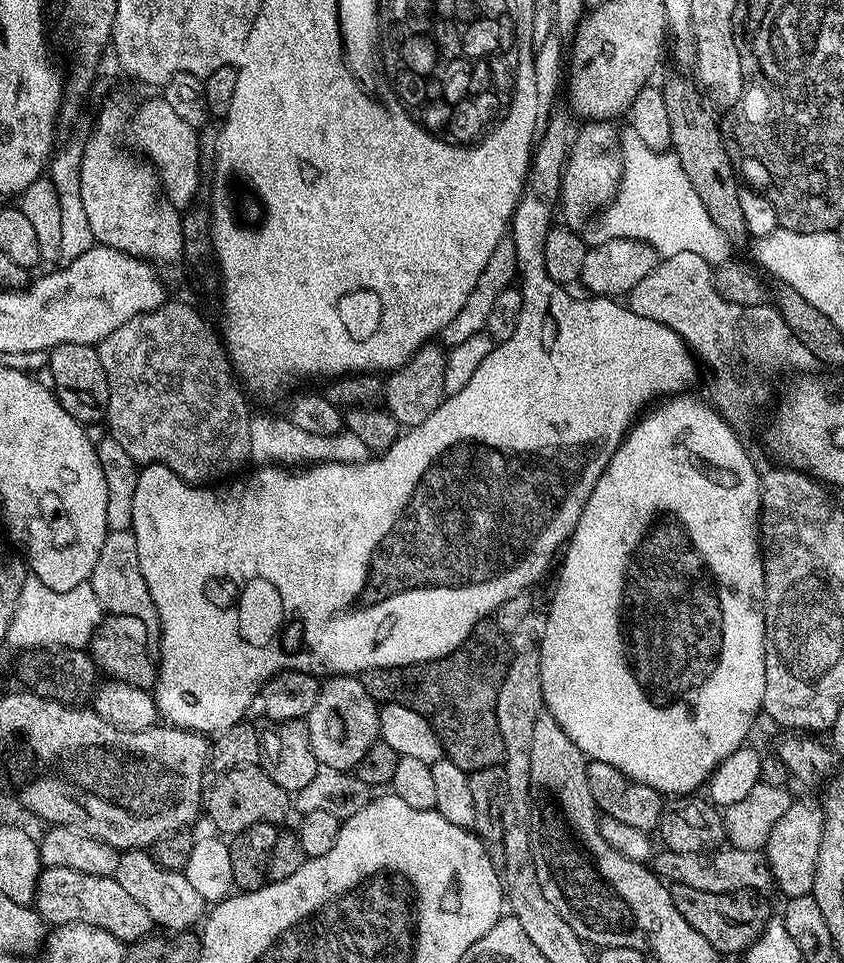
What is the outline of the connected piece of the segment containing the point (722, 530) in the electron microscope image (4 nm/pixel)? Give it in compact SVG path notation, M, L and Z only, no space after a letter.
M673 394L673 395L671 395L671 396L669 396L669 397L667 397L667 398L664 398L664 399L661 399L661 400L660 400L660 401L659 401L659 403L657 403L657 404L656 404L656 405L655 405L655 407L653 407L653 408L652 408L652 409L651 409L651 410L648 410L648 411L645 411L645 412L644 412L644 413L643 413L643 415L641 415L641 416L640 416L640 417L639 417L639 419L637 419L637 421L636 421L636 423L635 423L635 424L633 424L633 425L632 425L632 427L631 427L631 428L629 428L629 429L628 429L628 431L627 431L627 433L626 433L626 435L625 435L625 437L624 437L624 441L623 441L623 442L622 442L622 443L621 443L621 444L620 444L620 445L619 445L619 446L618 446L618 450L617 450L617 451L616 451L616 453L614 453L614 455L613 455L613 456L612 456L612 457L611 457L611 458L610 458L610 462L609 462L609 463L608 463L608 465L607 465L607 466L606 466L606 470L605 470L605 471L604 471L604 473L603 473L603 474L602 474L602 478L598 478L598 482L597 482L597 483L596 483L596 485L595 485L595 486L594 486L594 490L593 490L593 491L592 491L592 493L591 493L591 494L590 494L590 498L589 498L589 499L588 499L588 501L587 501L587 502L586 502L586 506L585 506L585 507L584 507L584 509L583 509L583 510L582 510L582 518L578 518L578 526L577 526L577 527L576 527L576 529L575 529L575 530L573 530L573 531L572 531L572 539L571 539L571 540L569 540L569 541L568 541L568 543L567 543L567 545L566 545L566 547L565 547L565 548L564 548L564 549L563 549L563 552L562 552L562 560L563 560L563 556L564 556L564 565L562 565L562 566L561 566L561 568L560 568L560 581L558 581L558 582L557 582L557 584L554 584L554 591L556 591L556 600L555 600L555 604L556 604L556 608L552 608L552 624L548 624L548 636L544 636L544 640L543 640L543 642L541 642L541 643L540 643L540 644L539 644L539 647L538 647L538 651L539 651L539 654L540 654L540 665L541 665L541 666L542 666L542 694L543 694L543 695L544 695L544 706L545 706L545 709L546 709L546 712L547 712L547 715L549 715L549 716L552 716L552 717L553 717L553 718L554 718L554 722L558 722L558 726L562 726L562 730L566 730L566 734L570 734L570 742L574 742L574 746L578 746L578 750L582 750L582 751L583 751L583 752L584 752L584 754L585 754L585 756L587 756L587 757L588 757L588 759L589 759L589 761L591 761L591 760L597 760L597 761L598 761L598 762L606 762L606 763L609 763L609 764L610 764L610 766L614 766L614 767L616 767L616 768L617 768L617 769L618 769L618 770L619 770L619 771L620 771L620 772L621 772L621 773L623 773L623 775L625 775L625 776L626 776L626 777L628 777L628 778L629 778L629 779L631 779L631 780L636 780L636 781L637 781L637 782L638 782L638 783L644 783L644 784L645 784L645 785L646 785L646 786L650 786L650 787L654 787L654 788L655 788L655 790L657 790L657 791L658 791L658 792L660 792L660 793L661 793L661 794L667 794L667 795L668 795L668 796L669 796L669 797L672 797L672 798L679 798L679 797L681 797L681 796L683 796L683 795L685 795L685 794L692 794L692 793L695 793L695 792L696 792L696 791L697 791L697 789L696 789L696 787L698 787L698 786L699 786L699 784L700 784L700 787L701 787L701 785L703 785L703 784L704 784L704 783L705 783L705 781L707 781L707 779L708 779L708 777L709 777L709 776L711 776L711 774L712 774L712 771L713 771L713 770L715 770L715 769L716 769L716 768L717 768L717 767L718 767L718 765L719 765L719 764L721 764L721 763L722 763L722 761L724 761L724 760L725 760L725 759L726 759L726 758L730 758L730 754L734 754L734 750L738 750L738 749L739 749L739 748L742 748L742 747L745 747L745 744L746 744L746 741L747 741L747 740L744 740L744 739L746 739L746 738L747 738L747 736L748 736L748 731L750 731L750 730L751 730L751 728L752 728L752 723L754 723L754 722L755 722L755 720L756 720L756 715L757 715L757 716L758 716L758 717L759 717L759 716L760 716L760 715L761 715L761 712L762 712L762 709L763 709L763 706L764 706L764 691L765 691L765 690L766 690L766 662L765 662L765 661L764 661L764 557L763 557L763 555L762 555L762 549L761 549L761 546L760 546L760 477L761 477L761 473L760 473L760 472L759 472L759 471L757 471L757 472L756 472L756 464L755 464L755 462L754 462L754 461L752 461L752 460L751 460L751 458L750 458L750 457L748 457L748 452L747 452L747 450L746 450L746 449L744 449L744 444L743 444L743 442L742 442L742 441L740 441L740 440L739 440L739 438L738 438L738 437L736 437L736 432L737 432L737 429L736 429L736 428L735 428L735 427L733 427L733 425L732 425L732 424L731 424L731 423L729 423L729 421L727 421L727 420L725 420L725 419L724 419L724 417L723 417L723 416L721 416L721 415L720 415L720 413L719 413L719 411L717 411L717 409L716 409L716 408L715 408L715 407L713 407L713 405L712 405L712 404L711 404L711 403L709 403L709 401L708 401L708 400L707 400L707 399L704 399L704 400L705 400L705 401L704 401L704 400L699 400L699 398L698 398L698 397L696 397L696 396L688 396L688 395L689 395L689 394Z

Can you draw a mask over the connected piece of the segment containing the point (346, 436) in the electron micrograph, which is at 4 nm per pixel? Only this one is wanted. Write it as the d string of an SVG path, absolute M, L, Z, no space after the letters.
M253 415L250 422L250 456L249 459L260 466L269 464L283 464L292 466L292 463L334 463L358 464L369 459L370 451L366 444L356 434L343 430L332 436L316 436L295 427L287 418Z

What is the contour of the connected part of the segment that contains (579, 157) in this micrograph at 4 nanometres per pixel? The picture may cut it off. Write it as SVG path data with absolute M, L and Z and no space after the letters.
M612 122L585 123L584 129L575 133L568 149L568 159L564 161L558 212L561 217L564 215L563 223L573 230L581 227L580 220L591 221L597 213L607 208L620 190L624 162L618 151L616 126Z

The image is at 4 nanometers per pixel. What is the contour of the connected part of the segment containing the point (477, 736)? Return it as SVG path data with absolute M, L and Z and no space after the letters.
M486 619L474 626L462 646L447 652L442 658L406 666L371 668L359 673L358 678L373 700L407 706L422 714L422 718L426 718L438 734L444 756L452 760L454 766L471 774L483 768L497 767L504 759L496 703L502 678L506 678L509 659L508 638L502 637L491 619Z

